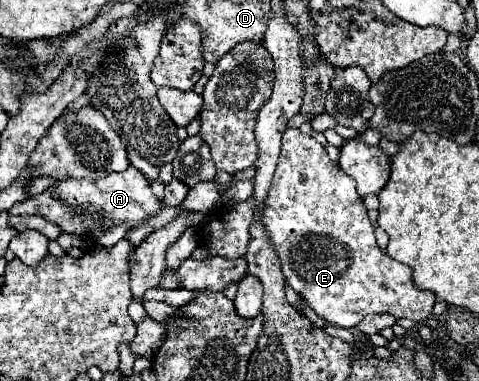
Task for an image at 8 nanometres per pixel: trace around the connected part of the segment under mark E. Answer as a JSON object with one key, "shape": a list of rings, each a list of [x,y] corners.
{"shape":[[[287,129],[283,133],[281,155],[269,193],[265,207],[261,209],[261,223],[281,261],[287,285],[293,287],[319,317],[345,329],[355,327],[369,313],[389,313],[395,319],[407,317],[417,323],[431,317],[431,309],[437,299],[433,293],[421,291],[413,285],[413,271],[407,265],[391,259],[387,253],[381,253],[373,225],[367,217],[367,207],[355,189],[355,179],[343,173],[343,169],[329,159],[321,143],[303,135],[299,129]]]}

